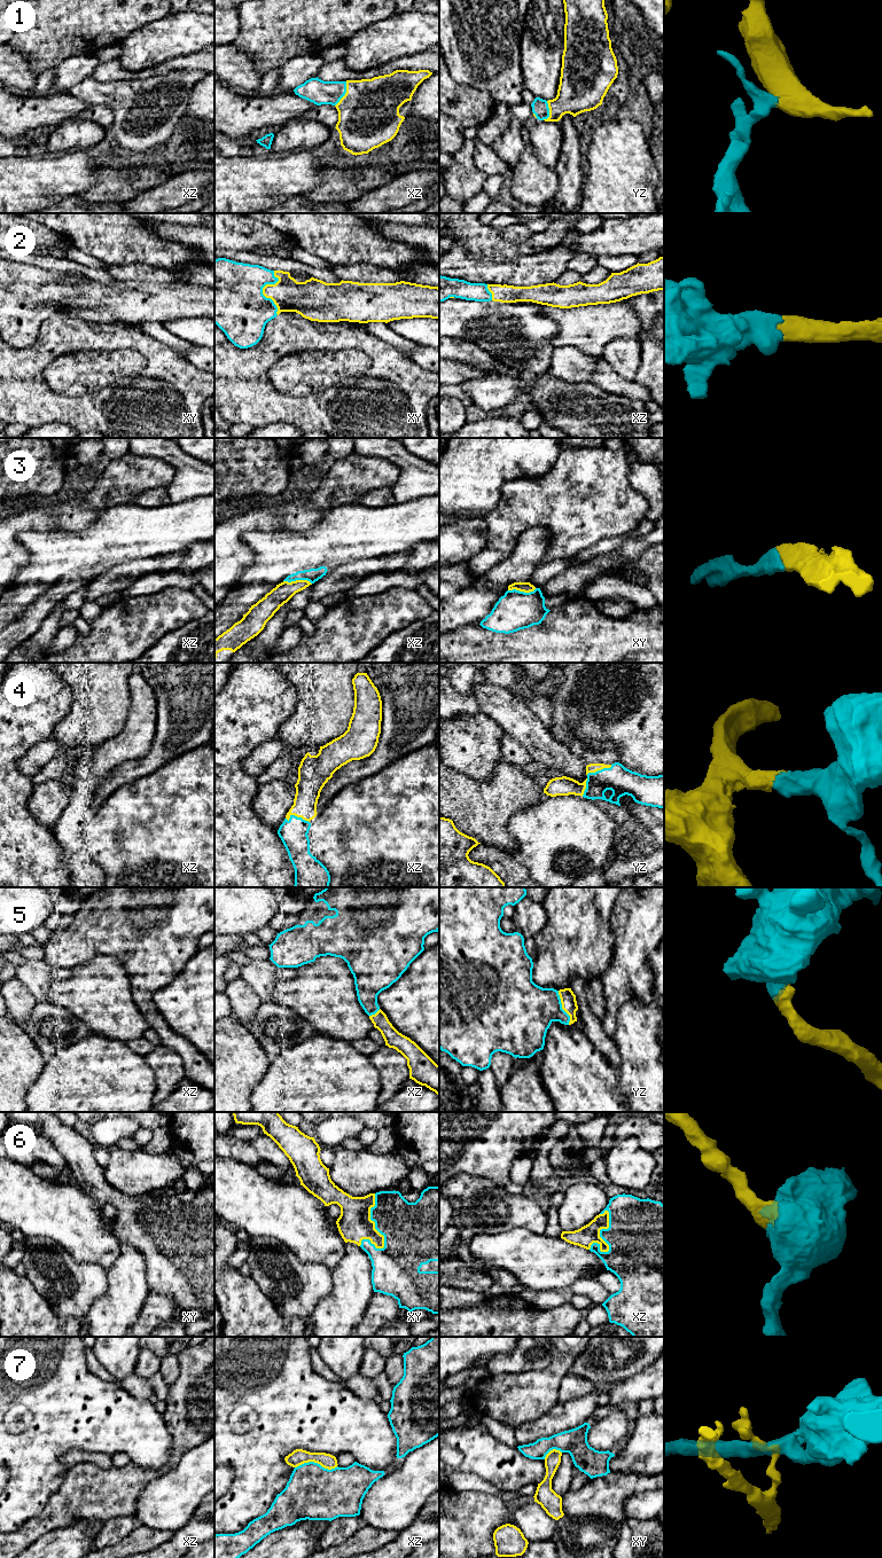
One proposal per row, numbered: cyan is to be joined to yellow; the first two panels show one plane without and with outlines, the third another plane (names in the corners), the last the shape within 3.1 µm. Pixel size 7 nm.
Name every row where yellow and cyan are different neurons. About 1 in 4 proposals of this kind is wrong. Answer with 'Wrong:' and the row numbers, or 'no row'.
Wrong: 7

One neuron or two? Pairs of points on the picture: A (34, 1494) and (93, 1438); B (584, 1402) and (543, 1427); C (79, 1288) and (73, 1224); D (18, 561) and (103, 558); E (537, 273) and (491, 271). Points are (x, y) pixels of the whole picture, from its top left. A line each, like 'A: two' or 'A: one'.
A: one
B: one
C: two
D: two
E: one

